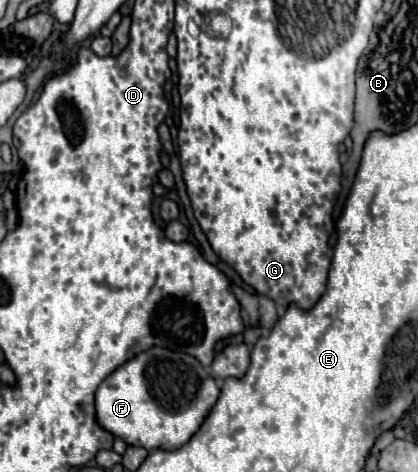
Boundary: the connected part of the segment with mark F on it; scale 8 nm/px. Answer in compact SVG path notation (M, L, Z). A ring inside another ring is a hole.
M151 347L117 367L95 393L97 425L127 445L155 449L177 449L185 445L203 425L219 397L215 379L203 365L181 351Z

